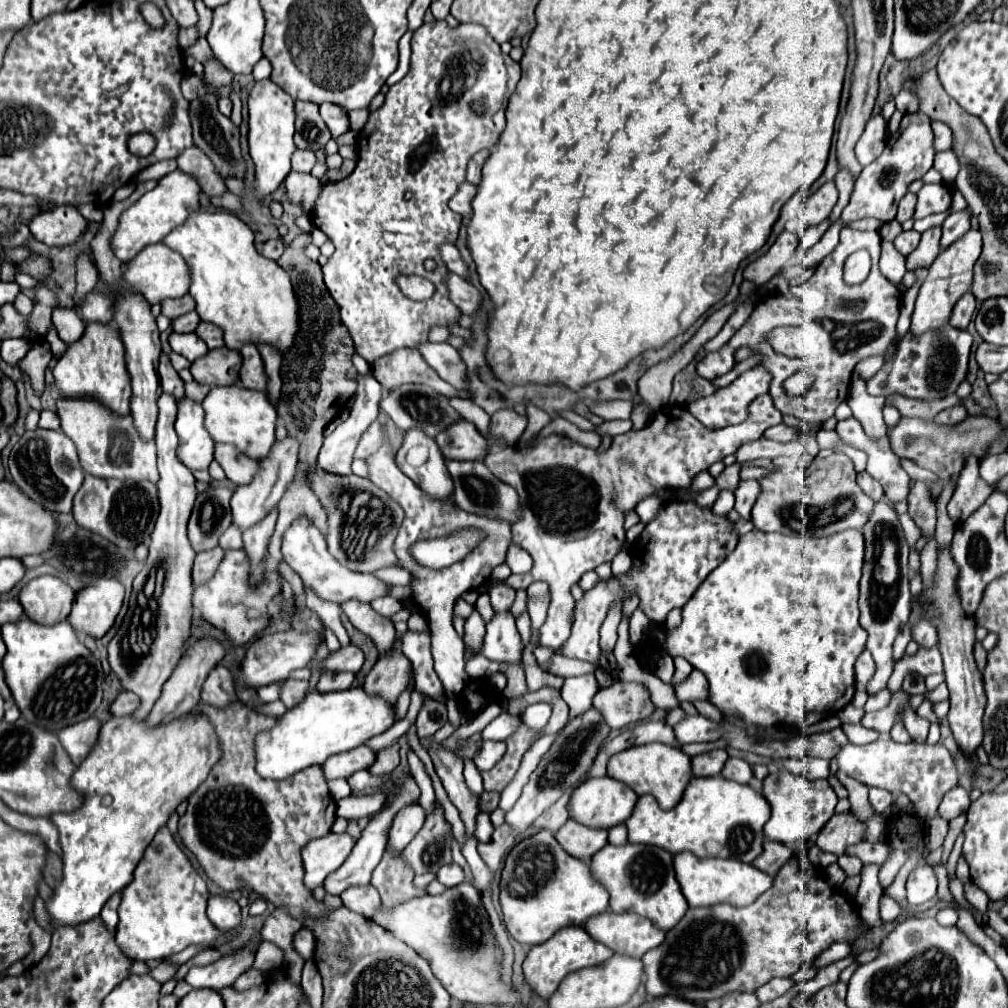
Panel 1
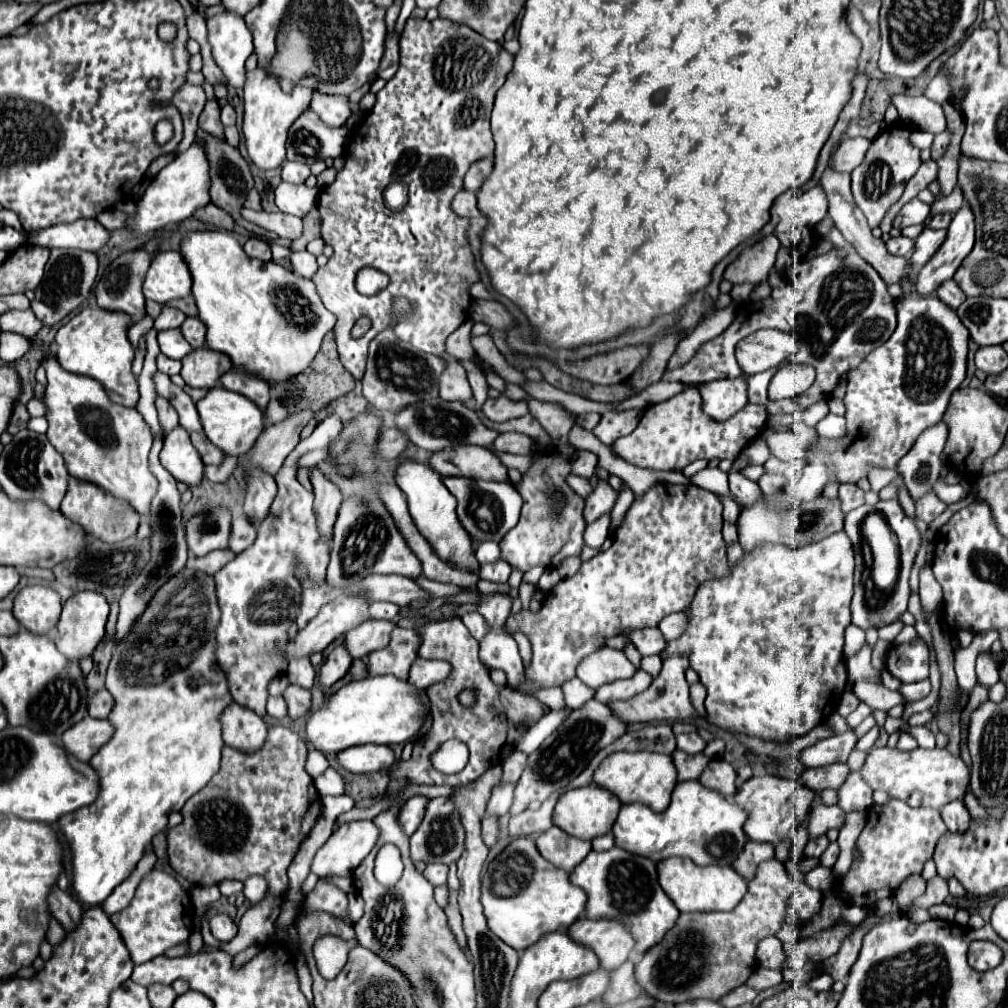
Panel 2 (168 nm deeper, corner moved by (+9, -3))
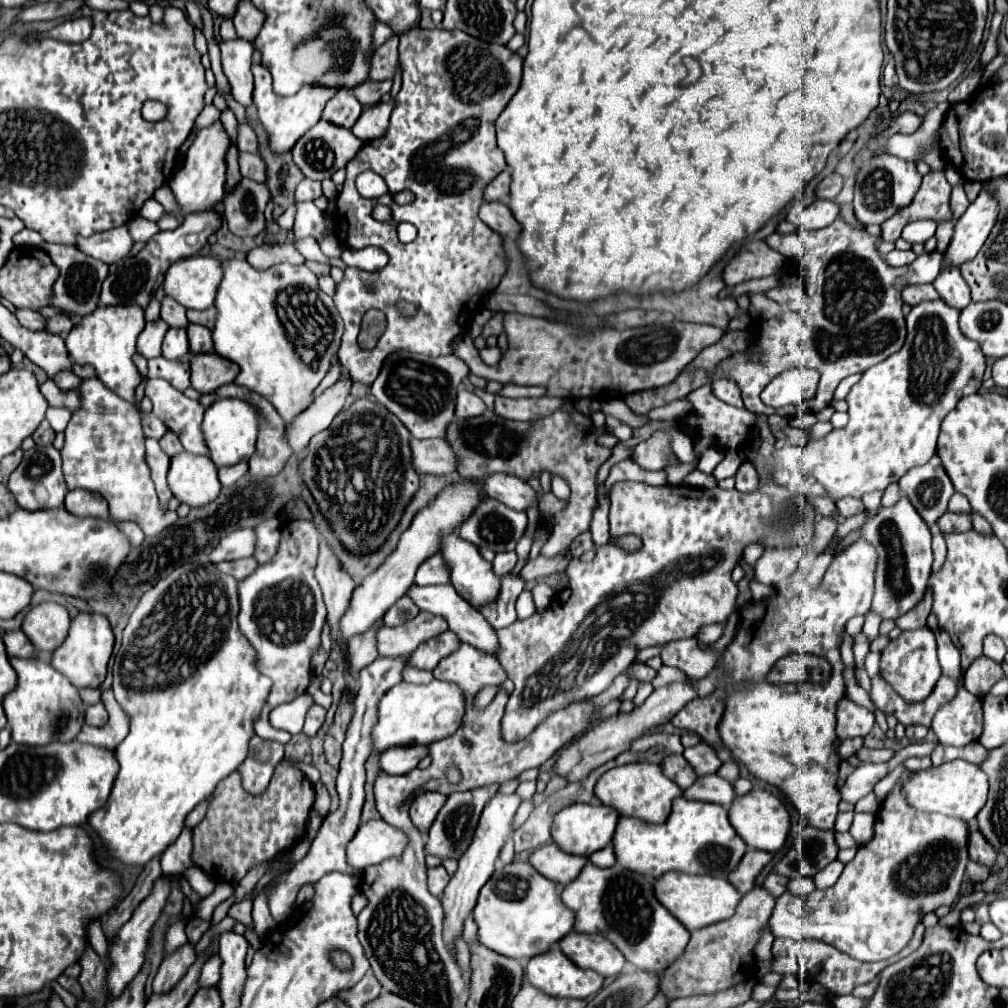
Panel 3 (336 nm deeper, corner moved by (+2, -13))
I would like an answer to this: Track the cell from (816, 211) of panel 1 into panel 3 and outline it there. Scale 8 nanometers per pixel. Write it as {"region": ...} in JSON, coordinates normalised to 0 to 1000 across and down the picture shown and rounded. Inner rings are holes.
{"region":[[[811,197],[805,203],[797,205],[797,203],[787,203],[781,217],[797,227],[816,227],[820,223],[824,223],[832,213],[832,205],[826,199],[818,199],[818,197]]]}

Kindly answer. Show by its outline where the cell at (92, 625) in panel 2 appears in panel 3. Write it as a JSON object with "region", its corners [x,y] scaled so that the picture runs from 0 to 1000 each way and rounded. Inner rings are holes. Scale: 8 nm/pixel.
{"region":[[[92,606],[90,608],[78,608],[70,616],[70,624],[68,624],[68,630],[63,636],[63,640],[53,646],[51,660],[61,670],[66,670],[66,674],[70,674],[74,678],[74,682],[96,684],[104,676],[110,646],[112,646],[112,626],[110,626],[108,616],[102,610],[92,608]]]}

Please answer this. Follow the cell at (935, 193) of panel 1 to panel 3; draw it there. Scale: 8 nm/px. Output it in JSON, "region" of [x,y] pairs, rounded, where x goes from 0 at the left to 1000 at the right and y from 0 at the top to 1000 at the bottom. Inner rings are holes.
{"region":[[[908,219],[908,221],[902,221],[898,227],[896,227],[896,237],[902,239],[902,241],[918,241],[922,235],[928,233],[928,227],[930,223],[926,219]]]}

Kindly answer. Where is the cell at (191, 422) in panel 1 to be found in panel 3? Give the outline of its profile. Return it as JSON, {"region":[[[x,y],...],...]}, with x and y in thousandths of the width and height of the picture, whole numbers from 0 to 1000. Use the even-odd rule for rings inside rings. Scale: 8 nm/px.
{"region":[[[178,449],[170,455],[166,477],[172,493],[188,503],[201,503],[219,487],[213,459],[189,449]]]}

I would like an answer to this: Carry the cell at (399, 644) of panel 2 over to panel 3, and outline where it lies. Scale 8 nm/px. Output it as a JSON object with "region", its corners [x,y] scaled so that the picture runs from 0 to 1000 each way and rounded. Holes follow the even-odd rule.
{"region":[[[441,626],[439,630],[428,632],[424,636],[420,636],[408,650],[406,650],[406,660],[422,664],[422,666],[430,666],[438,654],[441,654],[443,650],[447,650],[447,646],[451,646],[451,642],[455,640],[455,632],[449,626]]]}

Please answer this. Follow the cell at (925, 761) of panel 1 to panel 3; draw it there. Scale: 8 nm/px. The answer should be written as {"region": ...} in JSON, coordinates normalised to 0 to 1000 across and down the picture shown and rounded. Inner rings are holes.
{"region":[[[949,753],[936,757],[932,761],[924,761],[920,765],[910,767],[904,775],[898,777],[898,787],[900,795],[904,801],[910,805],[930,805],[936,809],[951,811],[955,814],[965,814],[969,807],[975,803],[975,797],[979,795],[979,785],[981,785],[981,775],[979,769],[965,757]]]}

